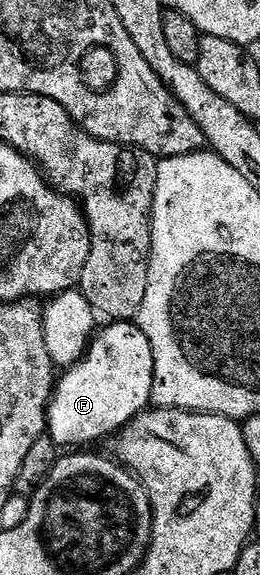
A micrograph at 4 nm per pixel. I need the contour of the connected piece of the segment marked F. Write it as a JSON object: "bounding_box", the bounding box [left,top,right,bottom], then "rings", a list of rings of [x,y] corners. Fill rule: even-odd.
{"bounding_box":[47,321,154,449],"rings":[[[112,321],[107,326],[108,328],[104,332],[101,330],[89,344],[84,359],[67,368],[59,376],[48,411],[47,429],[47,434],[57,448],[80,449],[85,445],[92,445],[88,443],[98,442],[99,439],[107,440],[152,403],[154,353],[150,349],[146,333],[142,333],[140,326],[132,321]]]}

